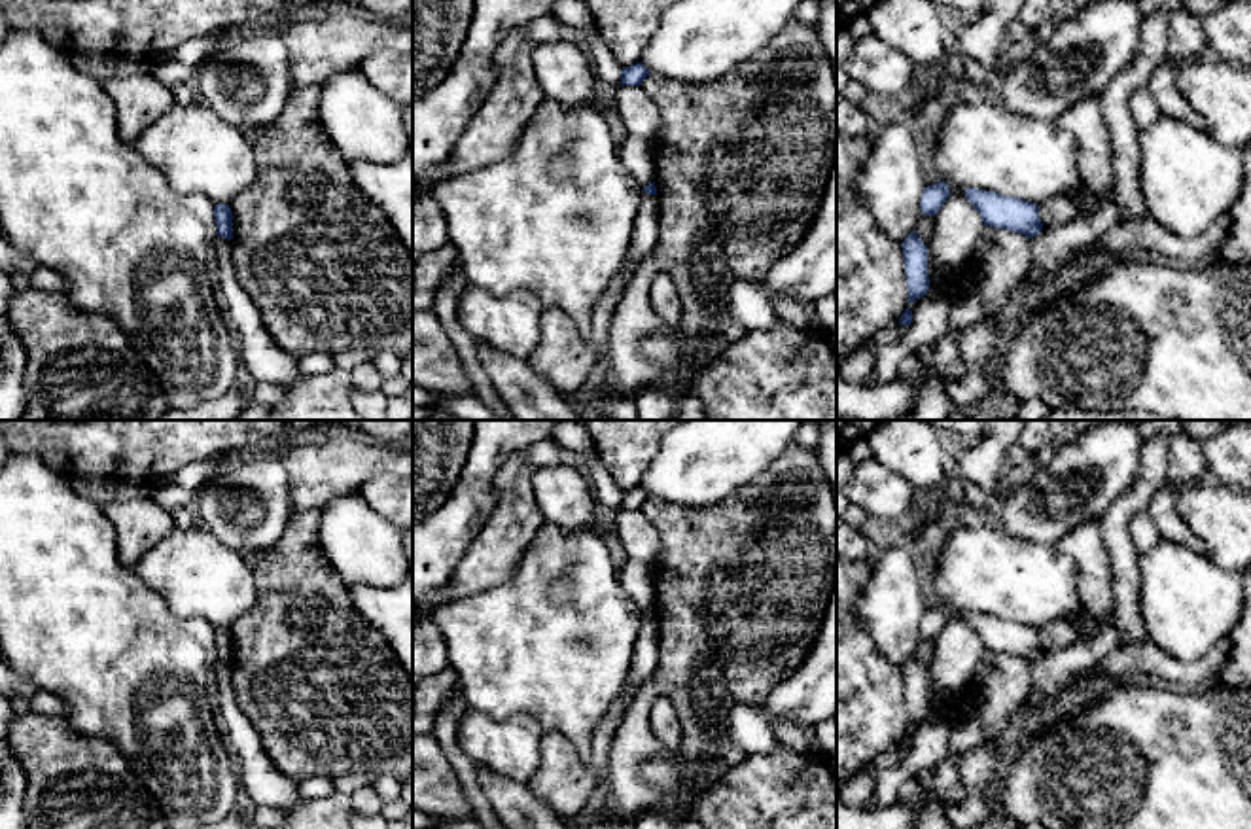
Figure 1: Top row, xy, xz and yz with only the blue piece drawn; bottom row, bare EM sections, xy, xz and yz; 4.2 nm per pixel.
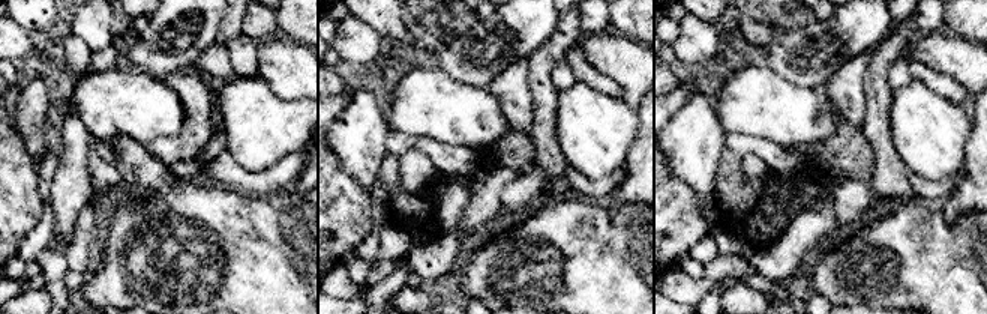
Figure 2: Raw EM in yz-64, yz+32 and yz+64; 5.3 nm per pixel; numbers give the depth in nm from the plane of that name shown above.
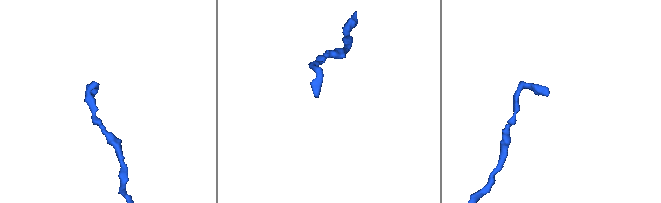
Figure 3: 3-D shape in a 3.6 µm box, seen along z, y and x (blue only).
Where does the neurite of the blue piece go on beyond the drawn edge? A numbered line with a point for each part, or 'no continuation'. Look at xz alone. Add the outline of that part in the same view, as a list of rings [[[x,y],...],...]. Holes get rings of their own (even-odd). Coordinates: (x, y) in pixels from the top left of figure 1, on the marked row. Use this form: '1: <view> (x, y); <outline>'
no continuation

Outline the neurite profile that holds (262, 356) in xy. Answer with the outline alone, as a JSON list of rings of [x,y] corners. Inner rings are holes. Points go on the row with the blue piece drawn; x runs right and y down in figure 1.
[[[214,240],[218,259],[220,299],[233,329],[244,369],[257,380],[276,386],[297,382],[303,373],[295,358],[280,348],[269,335],[261,314],[237,280],[233,267],[233,240]]]

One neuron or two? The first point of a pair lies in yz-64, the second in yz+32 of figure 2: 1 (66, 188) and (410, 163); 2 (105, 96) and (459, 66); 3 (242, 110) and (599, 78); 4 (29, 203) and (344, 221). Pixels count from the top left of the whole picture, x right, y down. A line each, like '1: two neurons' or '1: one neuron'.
1: one neuron
2: two neurons
3: two neurons
4: one neuron

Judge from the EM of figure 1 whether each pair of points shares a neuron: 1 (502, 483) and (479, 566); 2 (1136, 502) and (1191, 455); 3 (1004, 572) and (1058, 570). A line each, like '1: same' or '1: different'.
1: same
2: different
3: same

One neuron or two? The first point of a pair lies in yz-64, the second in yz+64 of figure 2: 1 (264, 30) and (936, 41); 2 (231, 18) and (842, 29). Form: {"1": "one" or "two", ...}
{"1": "two", "2": "two"}

